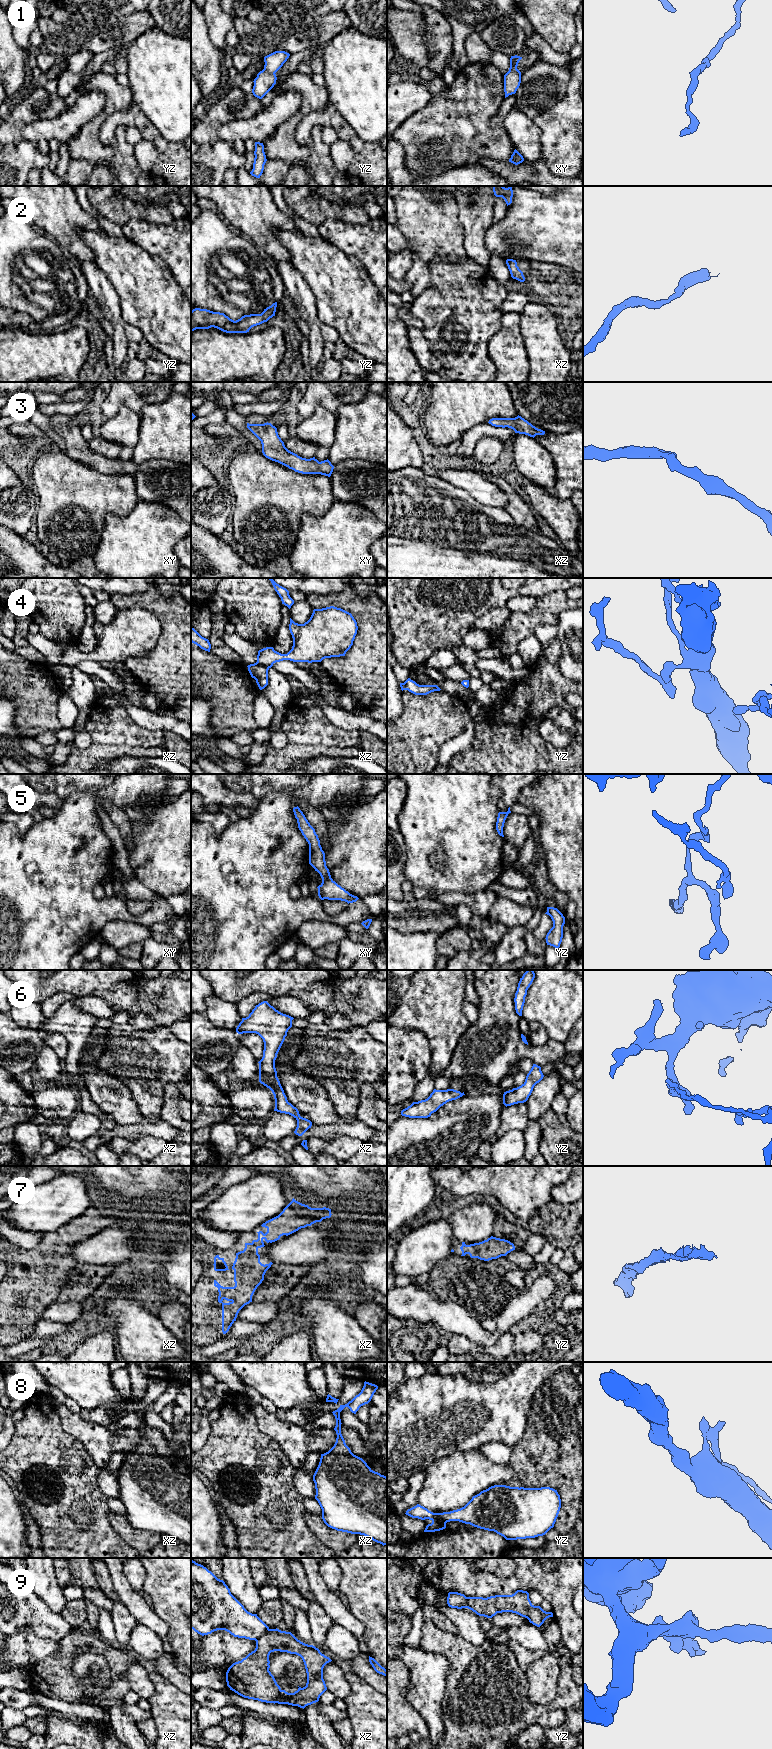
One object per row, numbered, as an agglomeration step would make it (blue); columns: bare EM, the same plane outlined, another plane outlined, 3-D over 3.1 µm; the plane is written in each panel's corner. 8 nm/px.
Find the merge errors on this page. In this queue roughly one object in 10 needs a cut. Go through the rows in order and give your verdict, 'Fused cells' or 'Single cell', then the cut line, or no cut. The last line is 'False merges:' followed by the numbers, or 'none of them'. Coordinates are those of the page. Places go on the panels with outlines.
1: Single cell. No split
2: Single cell. No split
3: Single cell. No split
4: Single cell. No split
5: Single cell. No split
6: Single cell. No split
7: Single cell. No split
8: Fused cells. Split along yz (432, 1519), (445, 1523)
9: Fused cells. Split along xz (269, 1629), (255, 1640)
False merges: 8, 9

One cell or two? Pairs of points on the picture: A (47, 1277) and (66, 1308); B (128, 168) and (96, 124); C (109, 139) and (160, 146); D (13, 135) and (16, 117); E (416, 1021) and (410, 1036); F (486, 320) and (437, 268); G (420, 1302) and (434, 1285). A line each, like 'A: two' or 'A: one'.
A: two
B: one
C: one
D: one
E: two
F: one
G: two

